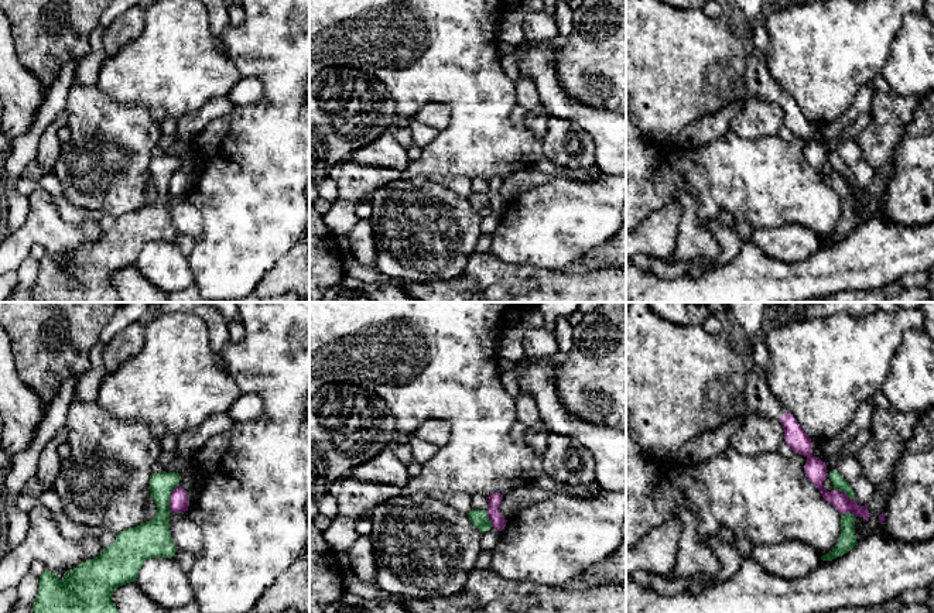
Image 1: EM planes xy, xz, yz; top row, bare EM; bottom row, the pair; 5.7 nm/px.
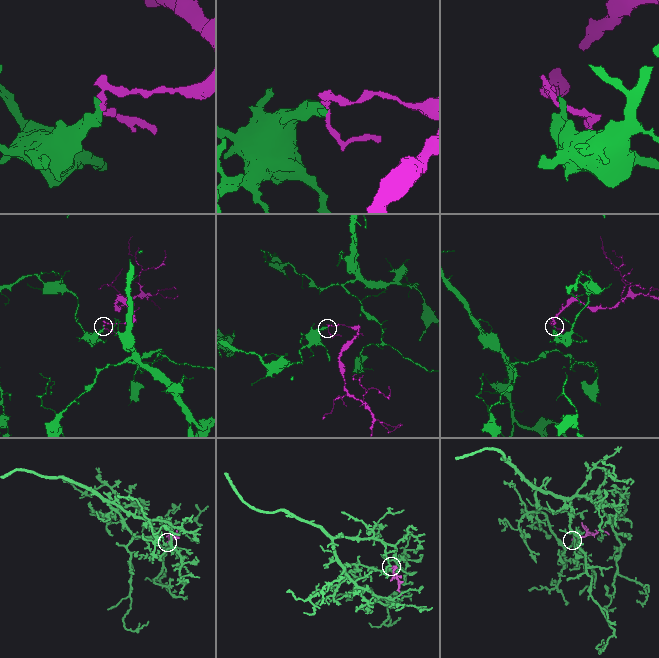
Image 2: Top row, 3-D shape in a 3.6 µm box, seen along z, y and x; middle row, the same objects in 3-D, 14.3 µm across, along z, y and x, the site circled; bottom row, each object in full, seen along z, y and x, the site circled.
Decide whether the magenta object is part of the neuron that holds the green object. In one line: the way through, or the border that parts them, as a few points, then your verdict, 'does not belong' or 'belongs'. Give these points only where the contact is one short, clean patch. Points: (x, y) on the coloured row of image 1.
border along xy (178, 485), (171, 493), (170, 510); does not belong

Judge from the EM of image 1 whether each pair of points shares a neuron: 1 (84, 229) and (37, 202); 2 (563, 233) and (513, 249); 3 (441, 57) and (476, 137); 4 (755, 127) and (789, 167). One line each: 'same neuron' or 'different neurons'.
1: same neuron
2: same neuron
3: same neuron
4: different neurons

